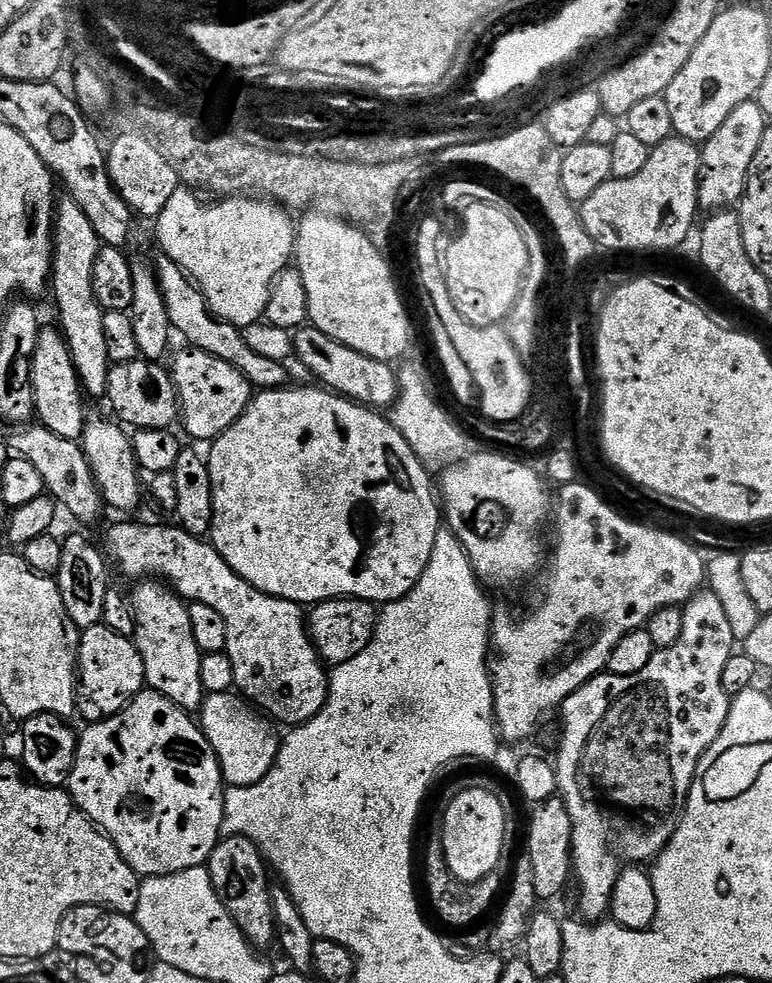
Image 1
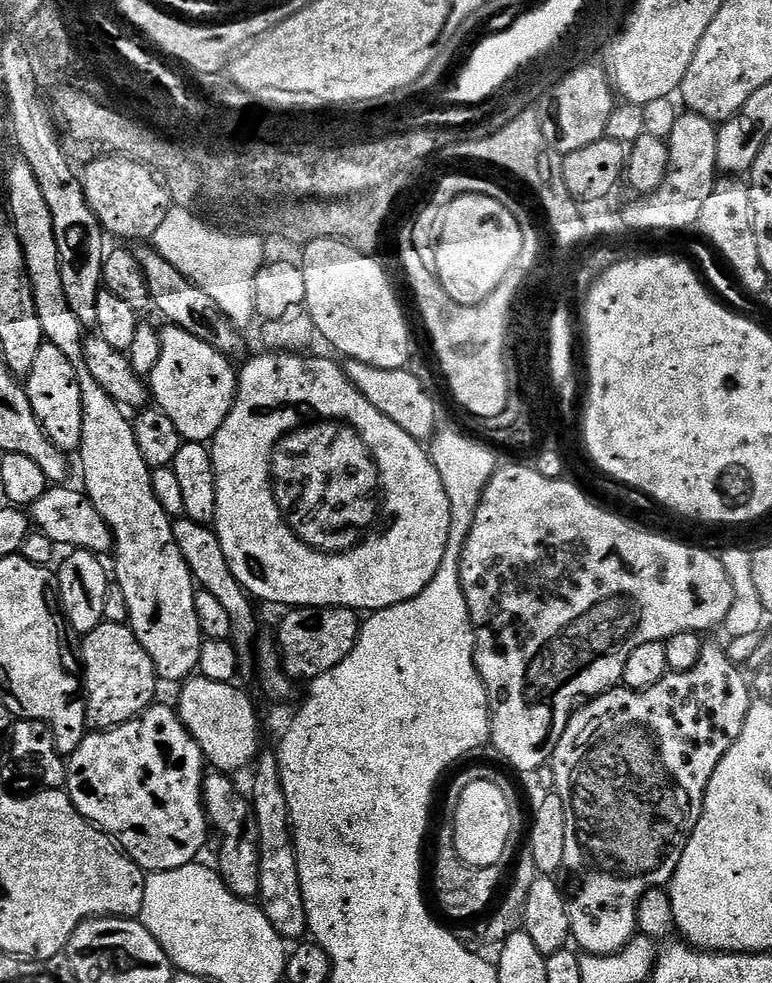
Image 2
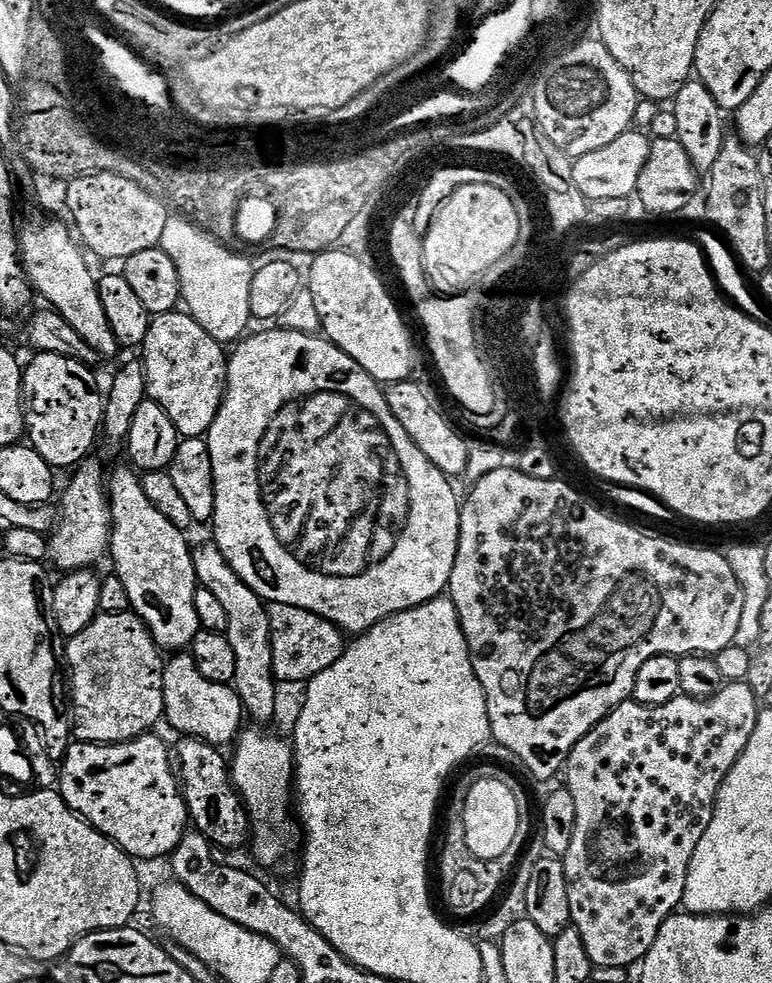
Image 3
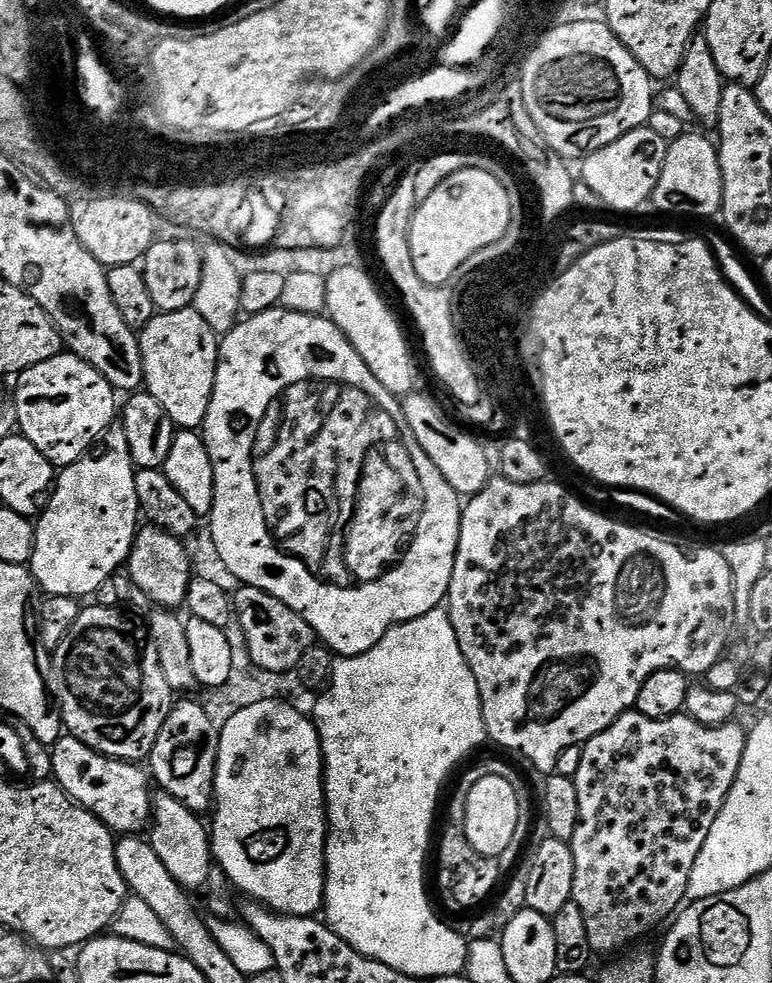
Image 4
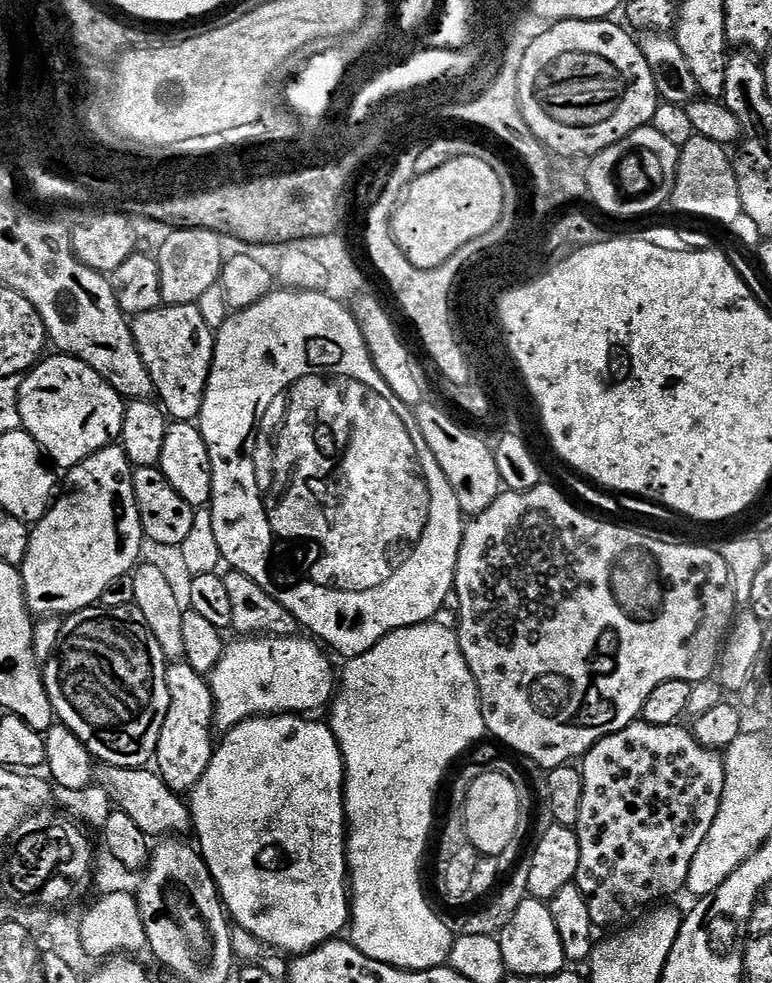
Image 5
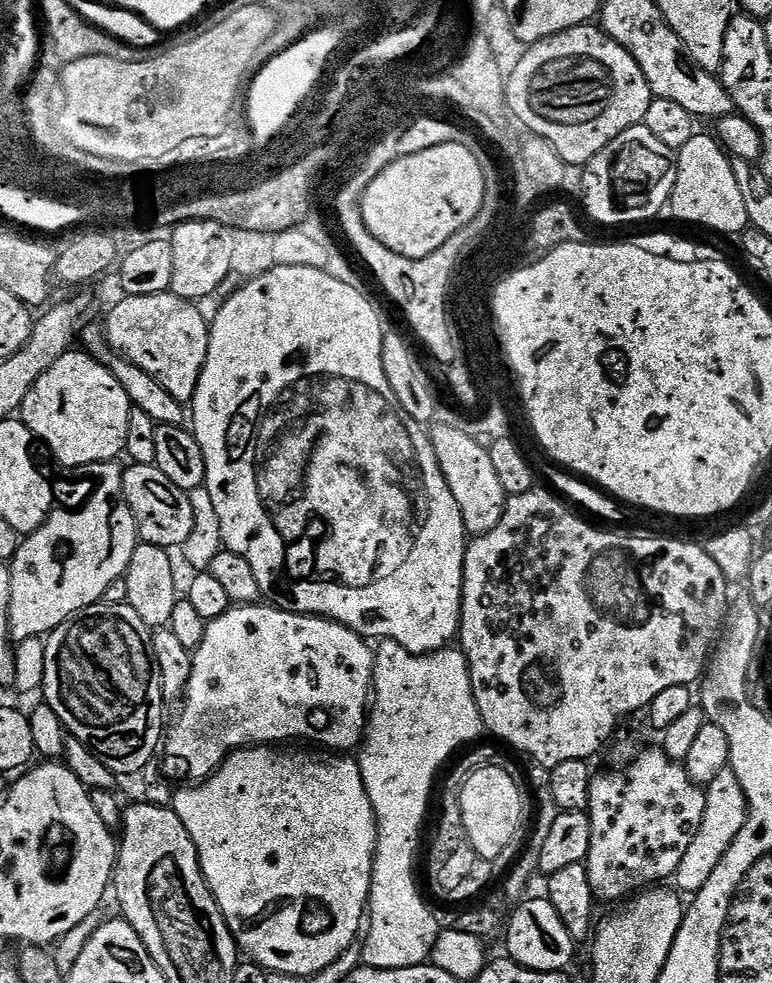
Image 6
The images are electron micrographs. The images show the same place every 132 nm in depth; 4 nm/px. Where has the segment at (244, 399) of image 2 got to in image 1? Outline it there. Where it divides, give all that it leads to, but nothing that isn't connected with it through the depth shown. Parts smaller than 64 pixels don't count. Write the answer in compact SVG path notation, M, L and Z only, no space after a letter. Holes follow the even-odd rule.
M323 386L292 387L257 391L238 422L211 441L209 448L212 449L206 452L206 459L214 498L210 533L212 547L222 554L222 558L238 575L258 590L301 606L315 606L323 600L341 598L368 600L377 606L389 604L392 600L403 600L416 585L416 579L426 570L426 562L430 562L430 554L434 550L434 538L442 527L442 508L438 503L434 480L428 477L429 469L414 454L410 442L406 442L404 435L392 425L391 419L384 417L383 420L379 411L348 400Z

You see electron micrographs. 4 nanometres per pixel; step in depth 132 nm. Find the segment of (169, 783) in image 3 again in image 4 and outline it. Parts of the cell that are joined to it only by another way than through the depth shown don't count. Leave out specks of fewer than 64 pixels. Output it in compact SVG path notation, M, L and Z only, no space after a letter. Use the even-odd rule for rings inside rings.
M71 734L61 735L50 751L55 783L81 808L94 813L113 833L136 834L149 823L152 811L152 796L148 792L150 776L145 769L144 772L140 769L143 767L139 763L113 760L111 756L87 748Z

